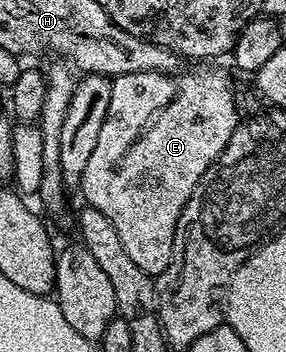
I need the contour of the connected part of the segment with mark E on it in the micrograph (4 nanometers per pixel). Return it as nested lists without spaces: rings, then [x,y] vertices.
[[[213,65],[206,67],[209,67],[206,71],[186,70],[174,75],[148,71],[116,76],[112,80],[111,108],[138,111],[145,127],[138,131],[133,127],[121,127],[125,123],[124,117],[110,113],[103,129],[99,129],[99,141],[95,141],[95,149],[87,160],[87,169],[83,169],[79,191],[85,194],[84,202],[99,209],[99,213],[103,213],[103,217],[115,225],[115,233],[119,233],[119,241],[123,241],[123,249],[127,249],[131,261],[154,277],[161,275],[163,269],[171,265],[179,217],[195,185],[199,185],[205,170],[219,157],[219,153],[223,153],[239,122],[237,99],[233,96],[233,83],[228,73],[216,71]]]

